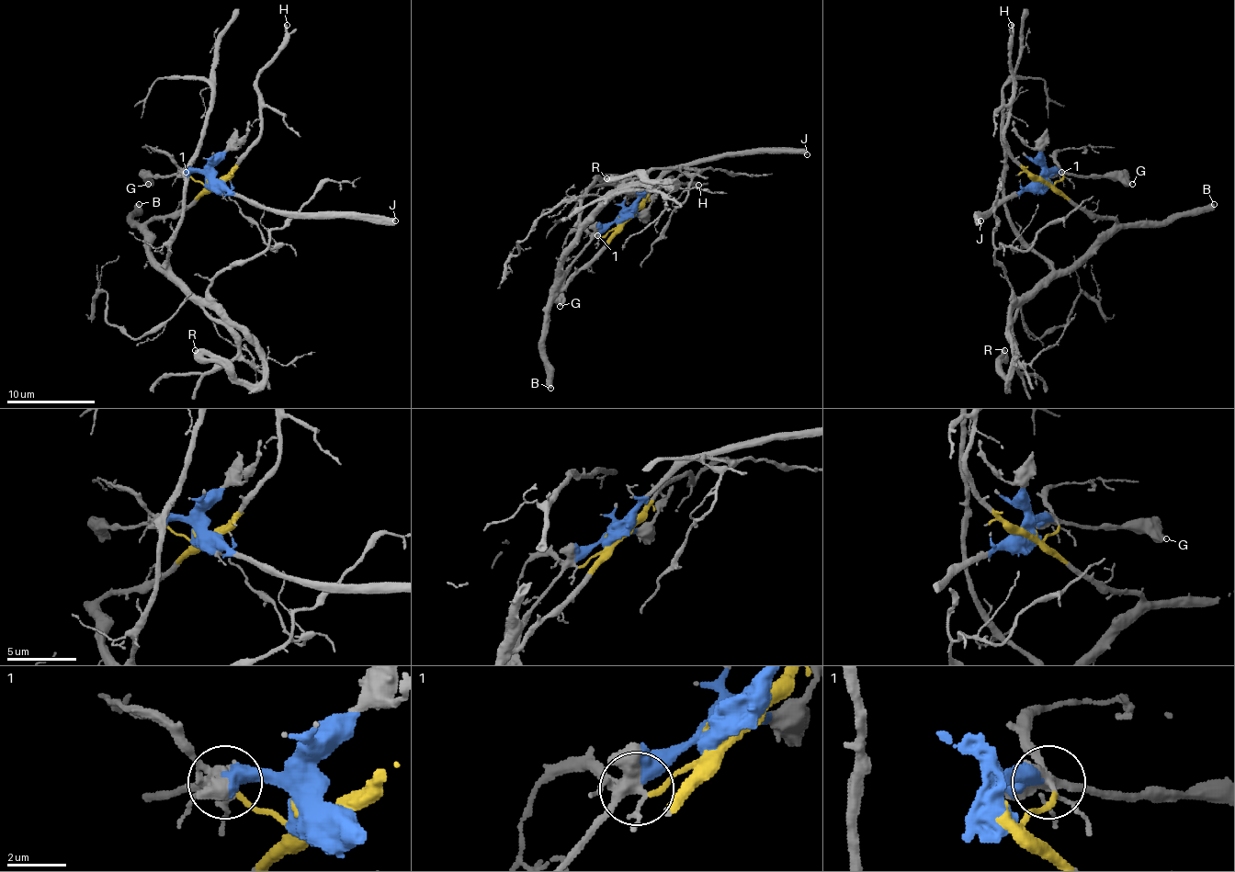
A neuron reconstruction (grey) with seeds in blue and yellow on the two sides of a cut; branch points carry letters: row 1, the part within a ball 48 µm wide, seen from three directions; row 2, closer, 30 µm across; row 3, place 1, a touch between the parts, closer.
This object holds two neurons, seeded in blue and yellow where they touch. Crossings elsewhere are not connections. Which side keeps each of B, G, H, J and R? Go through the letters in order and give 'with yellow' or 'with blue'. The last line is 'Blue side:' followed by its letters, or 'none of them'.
B: with yellow
G: with blue
H: with yellow
J: with blue
R: with yellow
Blue side: G, J

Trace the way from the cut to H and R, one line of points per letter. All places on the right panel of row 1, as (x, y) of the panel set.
H: (1044, 183), (1011, 152), (1004, 135), (1008, 99), (1013, 90), (1011, 24)
R: (1044, 183), (1061, 190), (1077, 206), (1110, 217), (1115, 223), (1015, 311), (1008, 385), (1000, 365), (1004, 349)

